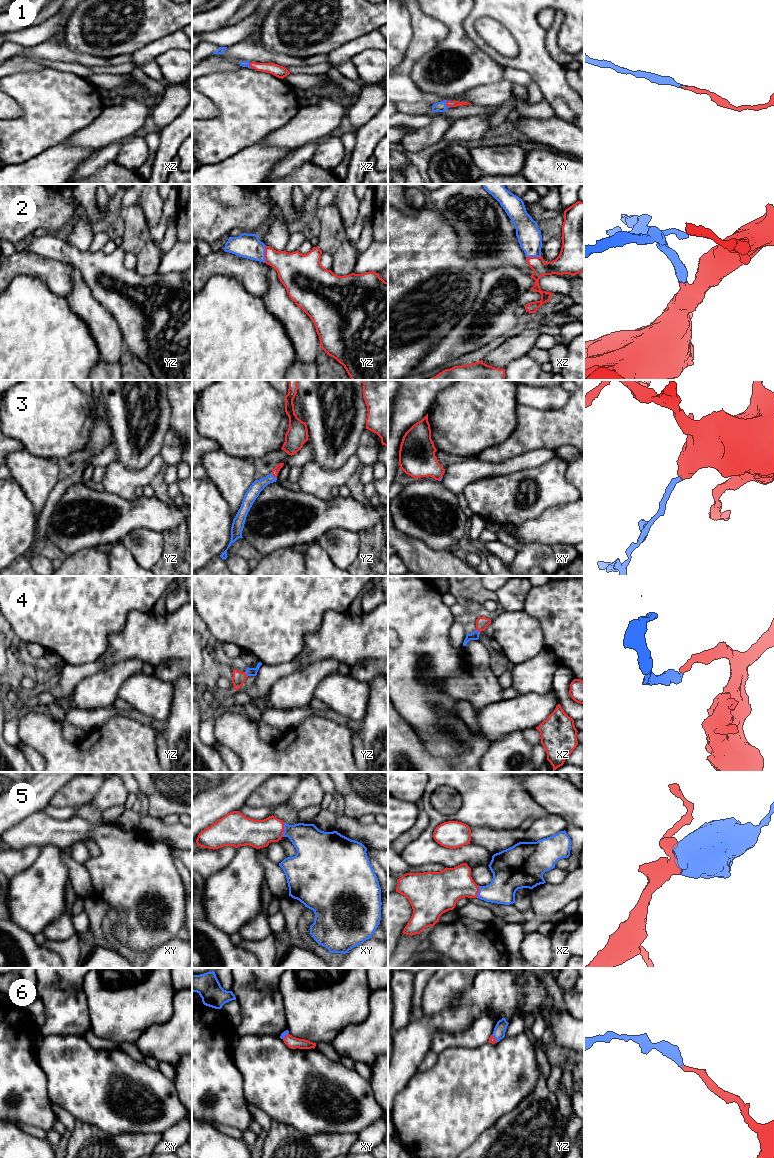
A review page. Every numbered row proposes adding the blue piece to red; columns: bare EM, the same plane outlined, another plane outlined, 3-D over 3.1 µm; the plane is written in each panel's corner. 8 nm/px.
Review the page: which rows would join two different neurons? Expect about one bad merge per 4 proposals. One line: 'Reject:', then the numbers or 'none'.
Reject: none

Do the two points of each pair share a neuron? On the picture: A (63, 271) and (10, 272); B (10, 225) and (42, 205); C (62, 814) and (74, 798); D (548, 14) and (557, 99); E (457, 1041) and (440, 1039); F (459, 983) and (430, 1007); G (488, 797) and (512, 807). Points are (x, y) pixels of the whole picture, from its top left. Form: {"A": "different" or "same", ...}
{"A": "same", "B": "same", "C": "different", "D": "different", "E": "same", "F": "same", "G": "same"}

